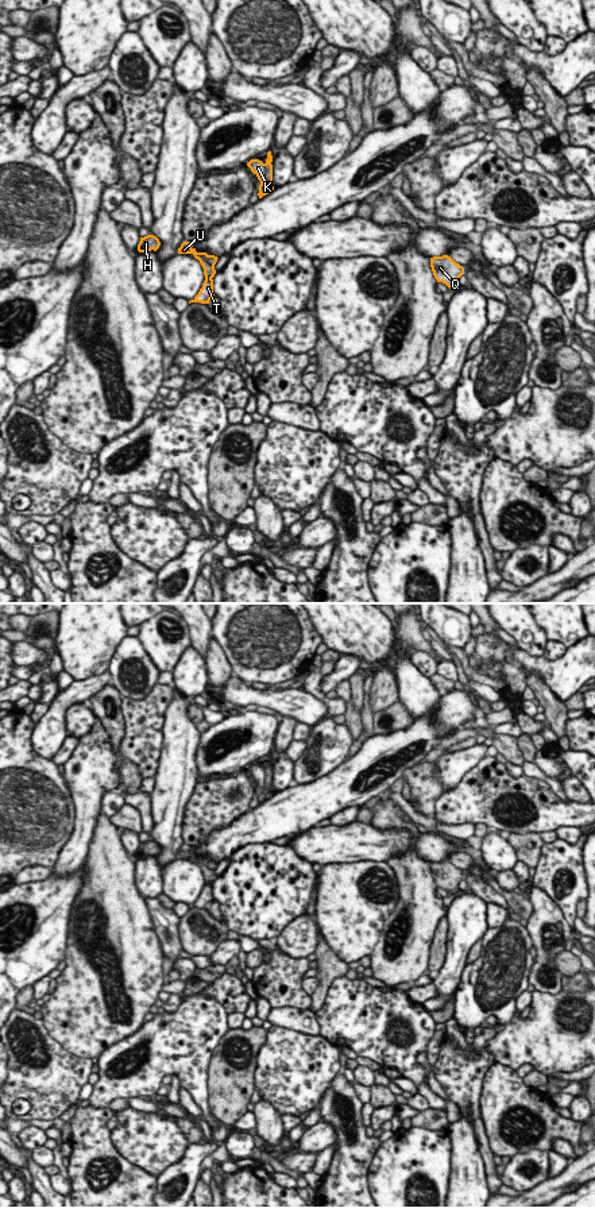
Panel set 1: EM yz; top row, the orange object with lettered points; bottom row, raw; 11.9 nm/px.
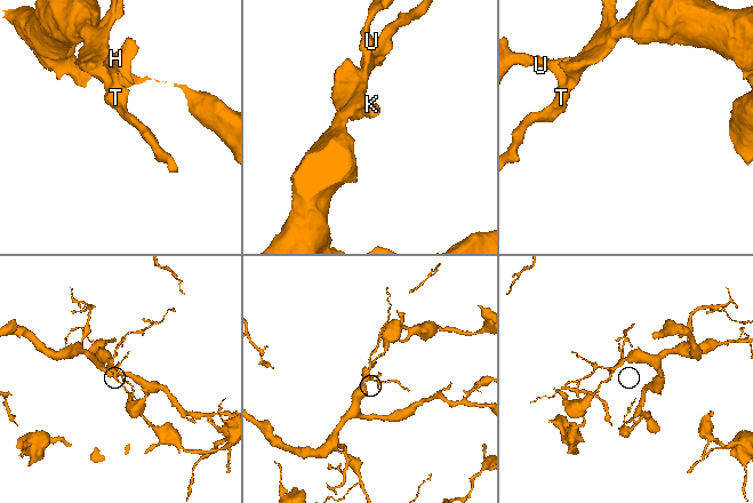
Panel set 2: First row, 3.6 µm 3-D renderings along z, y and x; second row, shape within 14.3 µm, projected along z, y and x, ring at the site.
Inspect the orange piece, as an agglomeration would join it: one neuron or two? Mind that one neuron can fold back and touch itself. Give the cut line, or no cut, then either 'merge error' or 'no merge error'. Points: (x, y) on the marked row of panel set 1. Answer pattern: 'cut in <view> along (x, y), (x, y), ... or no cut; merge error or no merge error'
cut in yz along (265, 163), (265, 180), (259, 189); merge error

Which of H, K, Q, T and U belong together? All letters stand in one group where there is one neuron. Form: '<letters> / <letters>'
H Q U / K T

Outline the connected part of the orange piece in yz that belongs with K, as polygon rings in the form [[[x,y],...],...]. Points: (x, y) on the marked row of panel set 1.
[[[251,159],[247,166],[251,169],[251,171],[258,177],[258,180],[260,181],[259,189],[263,185],[264,181],[264,174],[266,174],[266,166],[262,161],[259,159]]]

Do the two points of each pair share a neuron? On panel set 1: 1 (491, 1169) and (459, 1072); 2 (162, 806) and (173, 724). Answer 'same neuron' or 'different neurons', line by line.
1: same neuron
2: same neuron

